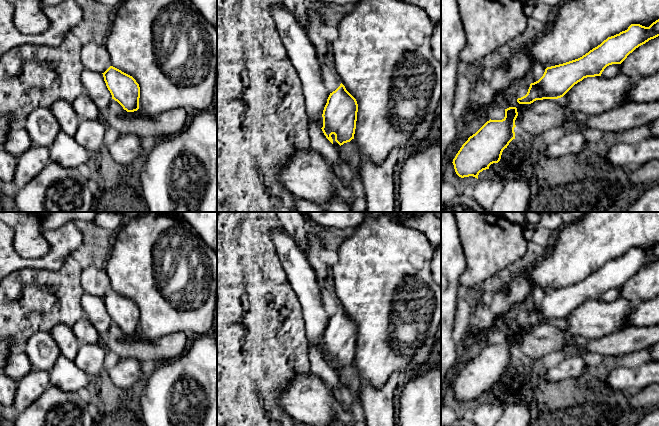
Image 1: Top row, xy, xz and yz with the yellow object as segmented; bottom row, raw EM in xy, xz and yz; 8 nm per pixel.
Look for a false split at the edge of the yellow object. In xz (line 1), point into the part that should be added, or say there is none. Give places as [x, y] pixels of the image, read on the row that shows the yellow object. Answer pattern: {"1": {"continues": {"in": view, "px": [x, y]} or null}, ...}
{"1": {"continues": null}}

